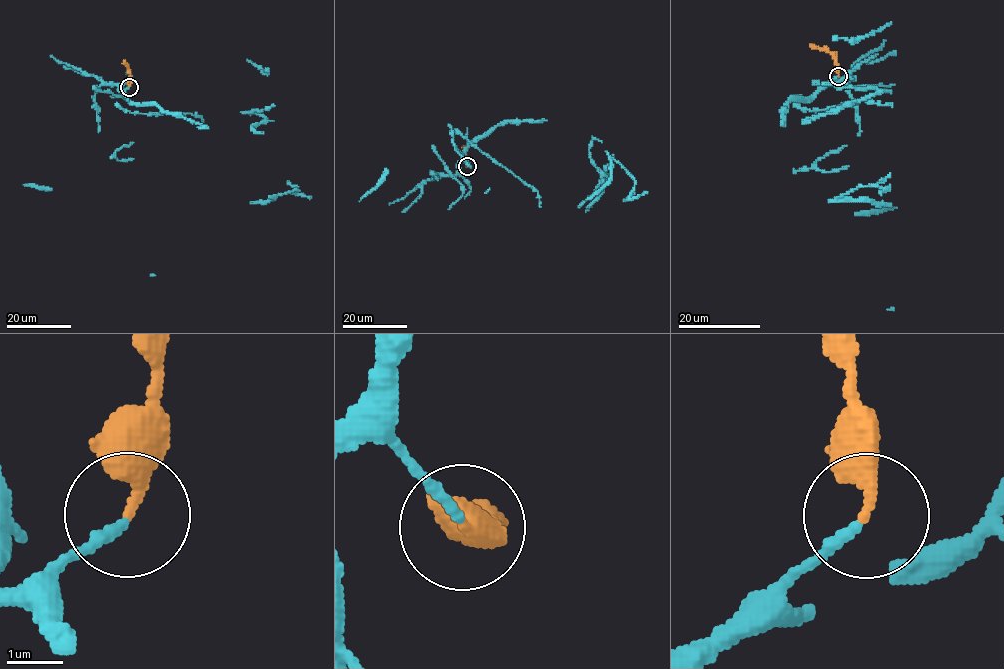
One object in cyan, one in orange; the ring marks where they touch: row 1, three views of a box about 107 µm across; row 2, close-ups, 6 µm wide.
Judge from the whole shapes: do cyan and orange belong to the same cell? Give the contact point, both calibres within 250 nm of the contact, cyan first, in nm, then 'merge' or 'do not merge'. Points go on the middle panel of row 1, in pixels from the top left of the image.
(467, 166) | 190/300 nm | merge

